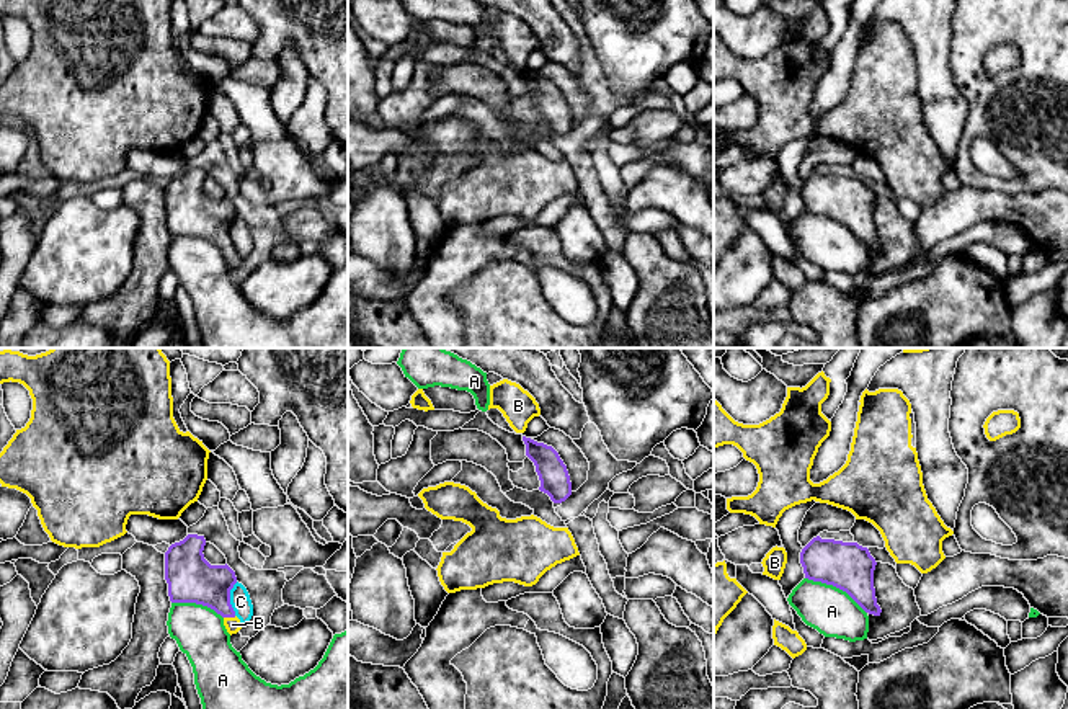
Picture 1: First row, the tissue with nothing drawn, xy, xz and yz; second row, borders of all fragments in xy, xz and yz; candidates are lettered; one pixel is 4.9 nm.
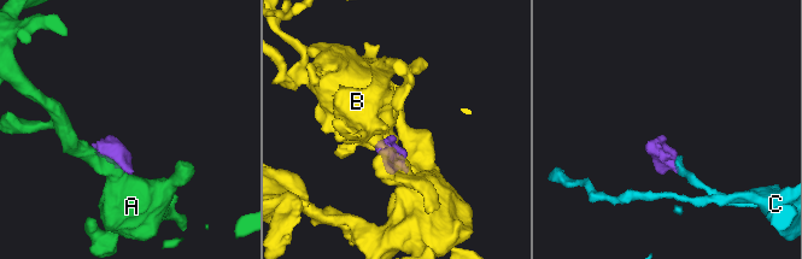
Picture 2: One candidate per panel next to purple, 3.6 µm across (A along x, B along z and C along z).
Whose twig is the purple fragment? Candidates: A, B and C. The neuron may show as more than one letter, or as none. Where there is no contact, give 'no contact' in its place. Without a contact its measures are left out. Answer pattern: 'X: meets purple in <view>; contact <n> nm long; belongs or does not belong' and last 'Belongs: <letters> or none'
A: meets purple in yz; contact 360 nm long; does not belong
B: meets purple in xy; contact 60 nm long; belongs
C: meets purple in xy; contact 170 nm long; does not belong
Belongs: B

